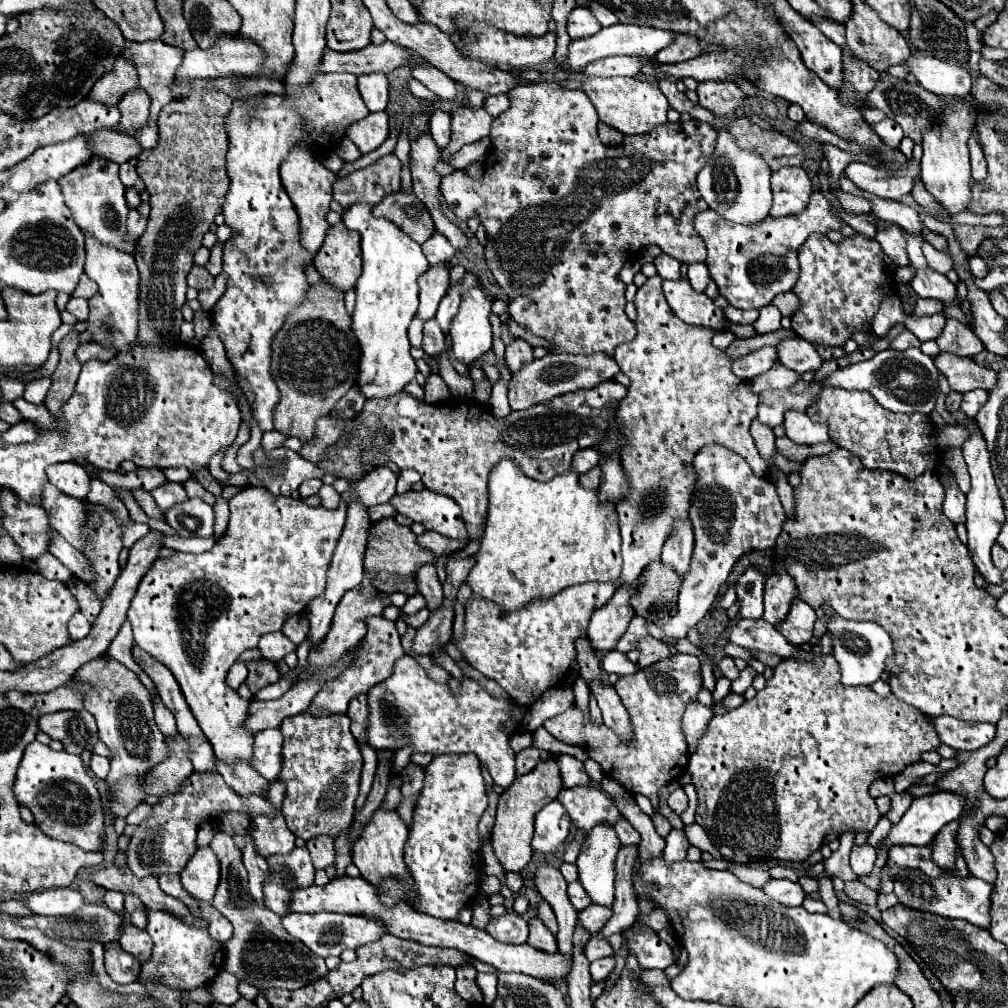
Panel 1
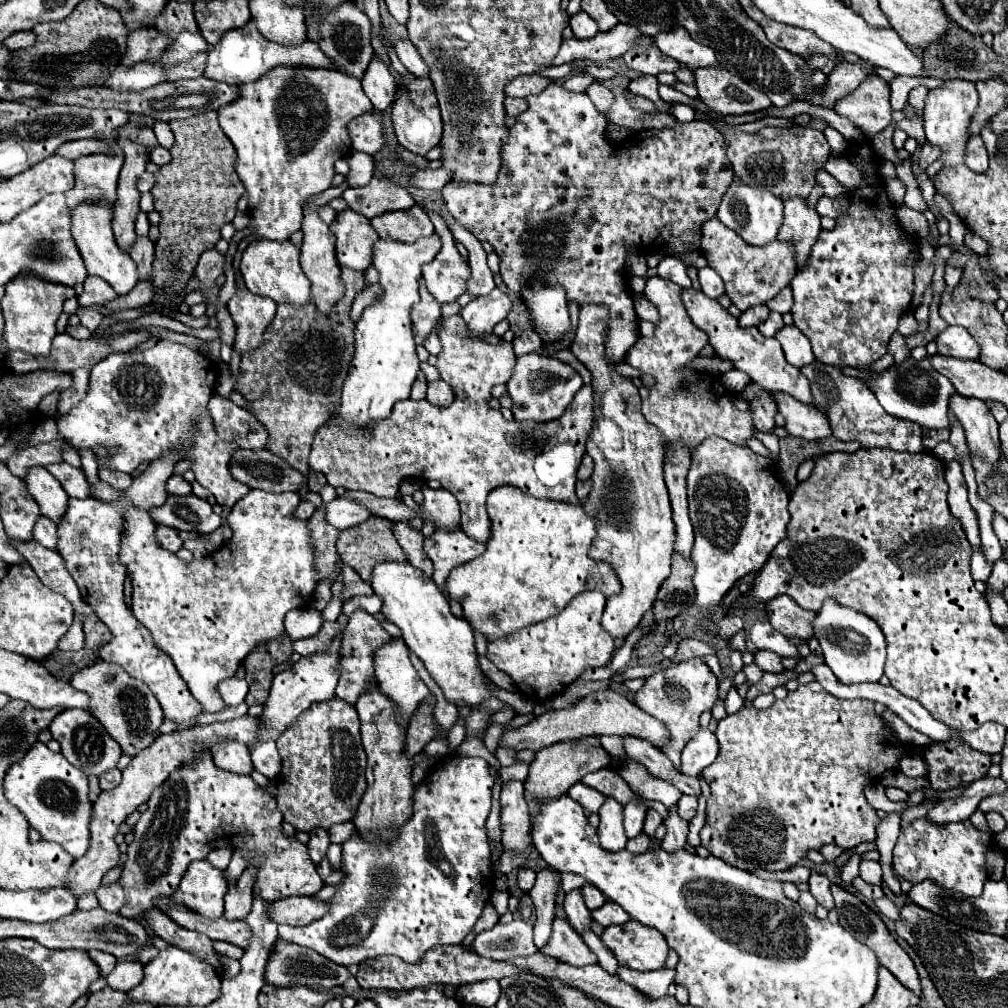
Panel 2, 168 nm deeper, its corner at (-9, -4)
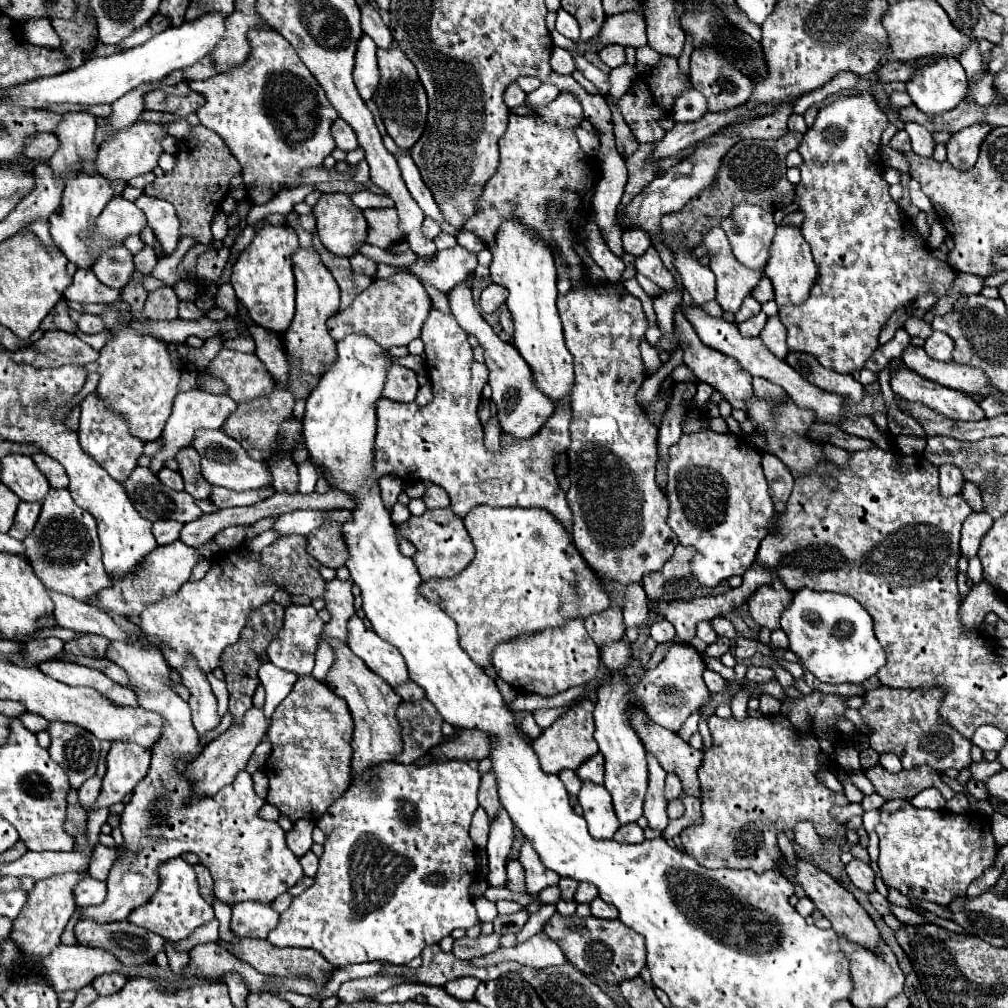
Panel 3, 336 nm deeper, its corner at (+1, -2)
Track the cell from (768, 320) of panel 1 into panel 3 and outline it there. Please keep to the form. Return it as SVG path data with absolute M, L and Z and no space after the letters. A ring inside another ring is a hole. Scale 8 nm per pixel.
M758 313L756 317L750 317L748 321L744 321L744 323L740 323L738 325L738 329L740 329L740 333L742 335L746 335L746 337L754 337L754 335L760 335L760 331L764 329L764 325L766 325L766 313Z

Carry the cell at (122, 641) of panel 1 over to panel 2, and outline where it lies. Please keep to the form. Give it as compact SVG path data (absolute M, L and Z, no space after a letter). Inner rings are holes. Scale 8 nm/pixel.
M82 449L79 451L82 463L82 469L90 483L95 483L99 481L98 477L98 463L95 459L95 455L92 451L87 451L90 449Z

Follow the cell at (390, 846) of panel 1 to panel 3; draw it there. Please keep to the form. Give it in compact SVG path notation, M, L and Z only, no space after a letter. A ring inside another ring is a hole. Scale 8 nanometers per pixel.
M334 641L330 643L336 653L336 663L328 671L328 685L332 691L342 697L348 703L350 715L354 719L354 735L352 735L352 771L356 775L362 775L364 771L380 765L380 763L392 763L402 753L402 733L400 723L396 719L396 709L402 703L398 693L376 673L372 673L350 649L348 645Z

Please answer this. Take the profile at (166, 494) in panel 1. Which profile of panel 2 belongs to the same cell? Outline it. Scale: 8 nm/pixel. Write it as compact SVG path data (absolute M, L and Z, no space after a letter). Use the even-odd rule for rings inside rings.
M172 475L166 483L166 491L170 495L190 495L192 493L192 487L188 481L184 481L182 475Z

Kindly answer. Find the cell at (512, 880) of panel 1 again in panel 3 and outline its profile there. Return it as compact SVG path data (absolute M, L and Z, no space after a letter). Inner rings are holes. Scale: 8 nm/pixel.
M510 859L508 865L508 881L506 881L506 887L512 889L512 891L518 891L518 893L524 893L524 869L520 865L518 859Z

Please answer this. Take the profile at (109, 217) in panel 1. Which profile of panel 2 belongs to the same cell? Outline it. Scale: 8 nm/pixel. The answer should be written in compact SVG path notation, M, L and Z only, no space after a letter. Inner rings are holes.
M102 137L100 141L110 145L108 153L94 153L74 161L74 187L64 193L70 209L90 199L108 199L114 205L124 153L114 139Z

